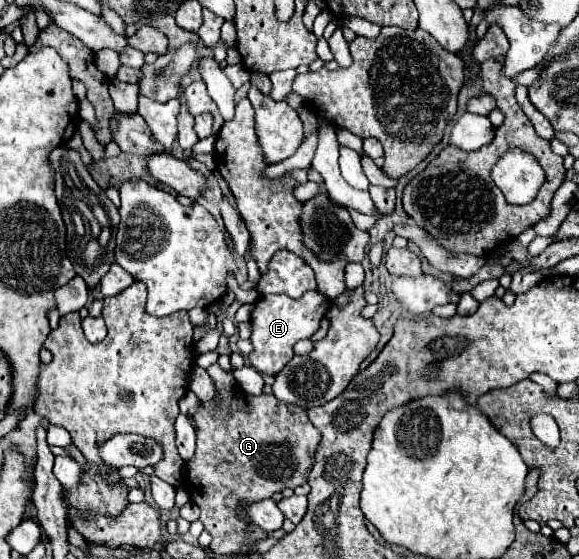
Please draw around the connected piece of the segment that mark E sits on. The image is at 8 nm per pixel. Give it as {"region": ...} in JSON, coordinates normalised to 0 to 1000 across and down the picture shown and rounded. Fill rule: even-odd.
{"region":[[[549,521],[525,524],[525,531],[518,535],[501,535],[494,528],[466,528],[466,531],[453,528],[435,560],[439,596],[432,610],[439,617],[439,628],[428,635],[432,653],[446,667],[480,671],[484,660],[504,642],[508,614],[518,606],[532,606],[549,592],[549,581],[563,564],[563,553],[566,553],[566,535],[556,531],[556,524]]]}

